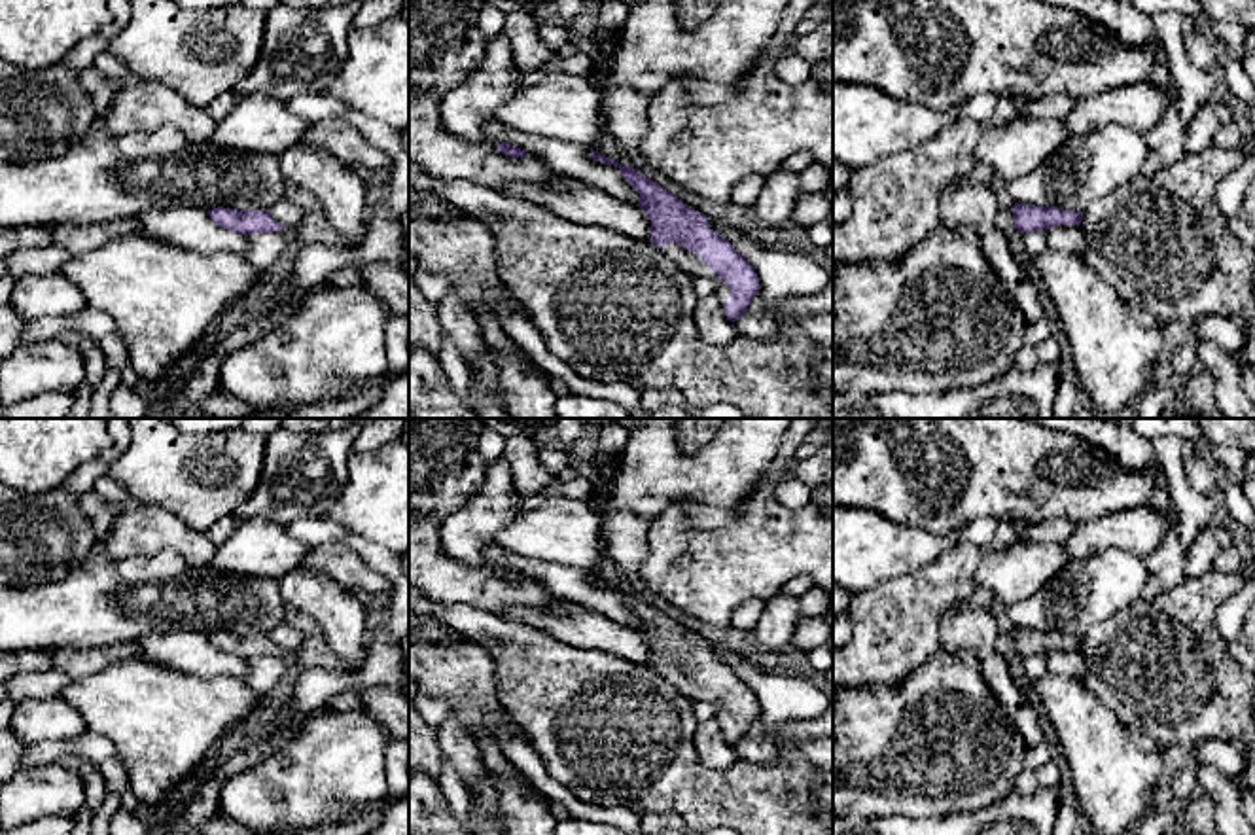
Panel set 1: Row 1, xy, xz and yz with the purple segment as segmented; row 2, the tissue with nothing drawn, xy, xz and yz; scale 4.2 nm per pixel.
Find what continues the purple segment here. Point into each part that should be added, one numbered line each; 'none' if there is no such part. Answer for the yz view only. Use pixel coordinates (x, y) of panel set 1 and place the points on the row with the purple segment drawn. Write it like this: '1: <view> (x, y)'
none

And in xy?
none

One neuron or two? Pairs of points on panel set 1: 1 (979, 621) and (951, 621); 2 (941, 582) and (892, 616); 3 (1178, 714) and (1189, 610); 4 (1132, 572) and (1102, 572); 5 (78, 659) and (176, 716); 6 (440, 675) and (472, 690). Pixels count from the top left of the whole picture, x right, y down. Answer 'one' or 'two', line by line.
1: one
2: one
3: one
4: one
5: two
6: one

